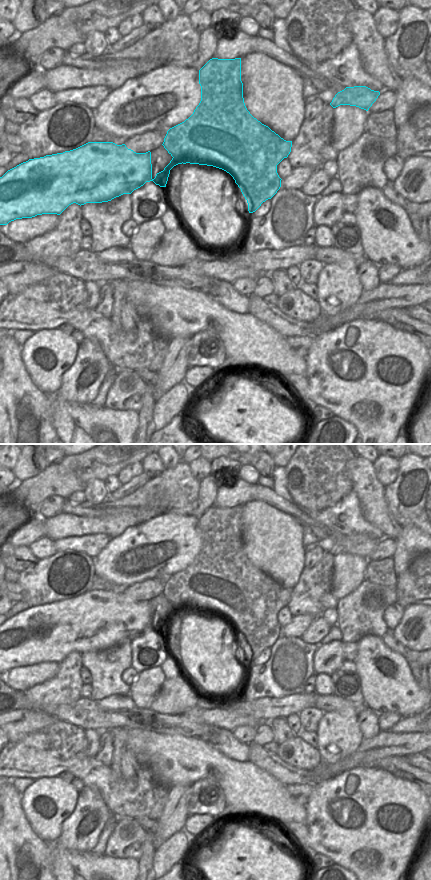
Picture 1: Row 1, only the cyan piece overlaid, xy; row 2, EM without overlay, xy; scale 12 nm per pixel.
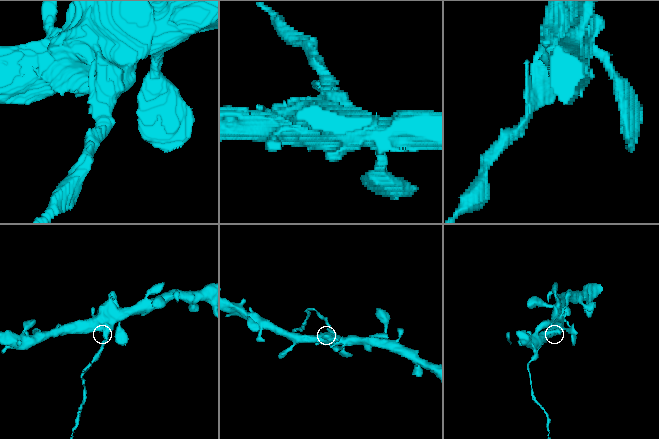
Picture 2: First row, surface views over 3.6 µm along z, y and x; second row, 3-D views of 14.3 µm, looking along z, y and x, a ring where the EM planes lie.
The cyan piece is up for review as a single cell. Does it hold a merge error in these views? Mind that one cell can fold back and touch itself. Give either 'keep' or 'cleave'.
cleave

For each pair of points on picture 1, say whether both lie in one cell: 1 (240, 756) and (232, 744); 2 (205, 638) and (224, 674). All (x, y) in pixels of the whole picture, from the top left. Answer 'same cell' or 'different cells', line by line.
1: same cell
2: same cell

